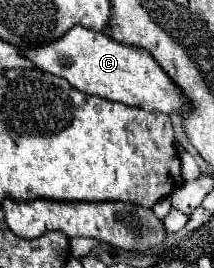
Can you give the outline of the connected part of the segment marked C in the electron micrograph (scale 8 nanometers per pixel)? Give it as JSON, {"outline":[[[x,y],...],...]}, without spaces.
{"outline":[[[76,25],[52,43],[20,49],[20,55],[32,61],[38,71],[64,77],[70,81],[70,85],[88,95],[104,97],[108,101],[118,101],[124,105],[146,107],[150,111],[160,111],[166,115],[182,115],[188,107],[182,91],[170,81],[170,77],[164,75],[164,71],[146,49],[118,43],[106,31],[90,31]]]}

